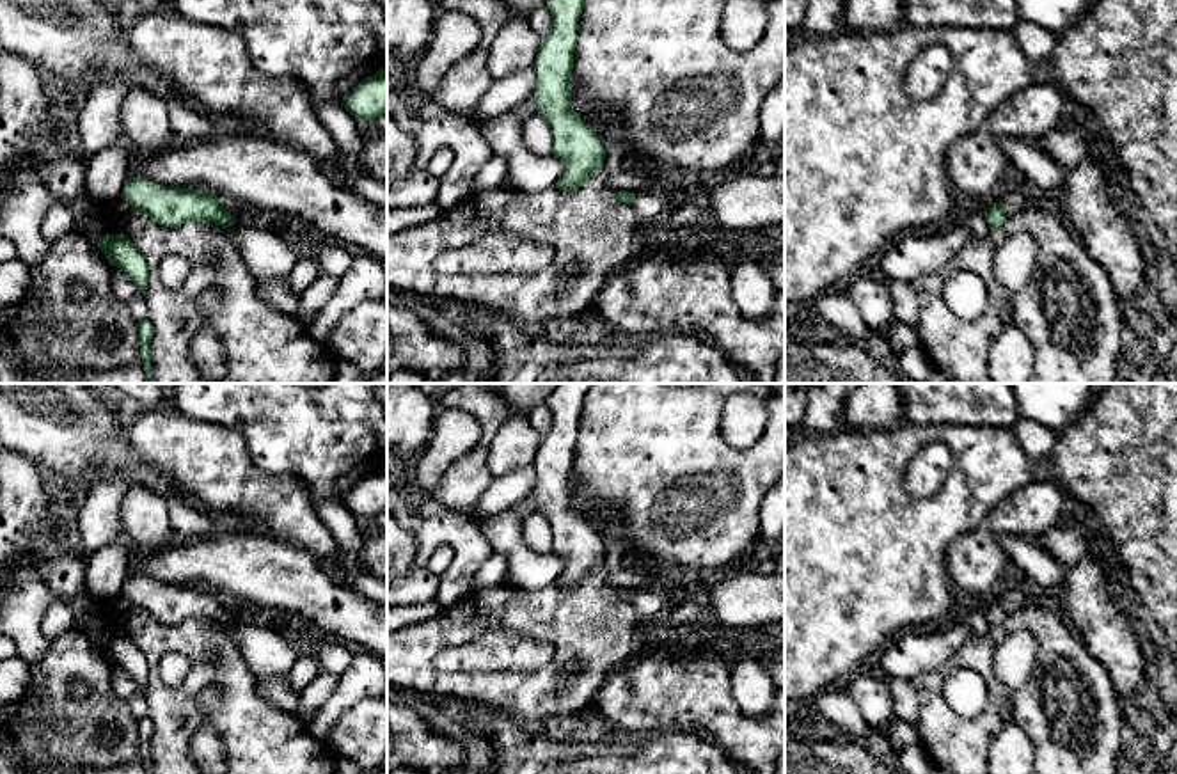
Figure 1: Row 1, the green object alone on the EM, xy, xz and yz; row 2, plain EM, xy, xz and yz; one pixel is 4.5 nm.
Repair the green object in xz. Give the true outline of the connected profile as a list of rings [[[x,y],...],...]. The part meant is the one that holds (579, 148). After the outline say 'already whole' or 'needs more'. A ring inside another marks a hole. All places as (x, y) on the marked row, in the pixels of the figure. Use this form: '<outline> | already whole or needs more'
[[[549,0],[552,28],[536,59],[538,115],[552,131],[552,154],[563,163],[556,186],[573,192],[604,167],[605,147],[600,135],[573,110],[572,71],[579,20],[584,0]]] | already whole

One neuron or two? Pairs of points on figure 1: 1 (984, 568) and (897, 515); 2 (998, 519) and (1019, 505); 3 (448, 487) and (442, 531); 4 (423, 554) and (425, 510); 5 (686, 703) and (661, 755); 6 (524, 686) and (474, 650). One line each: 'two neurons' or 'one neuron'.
1: two neurons
2: one neuron
3: two neurons
4: one neuron
5: two neurons
6: two neurons

